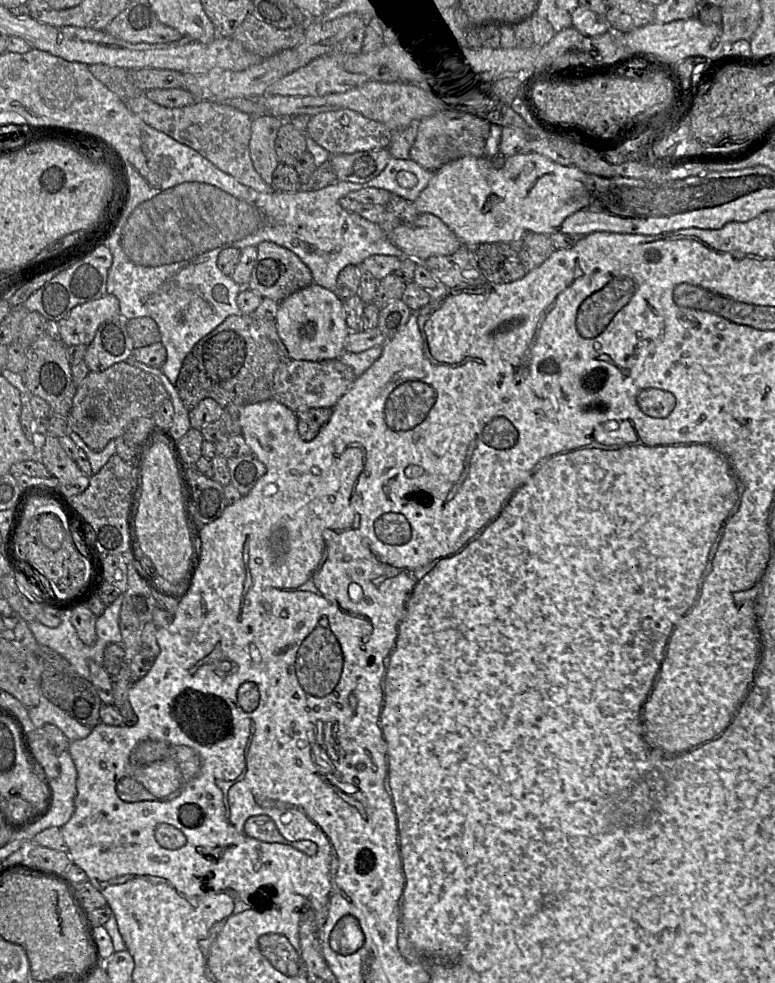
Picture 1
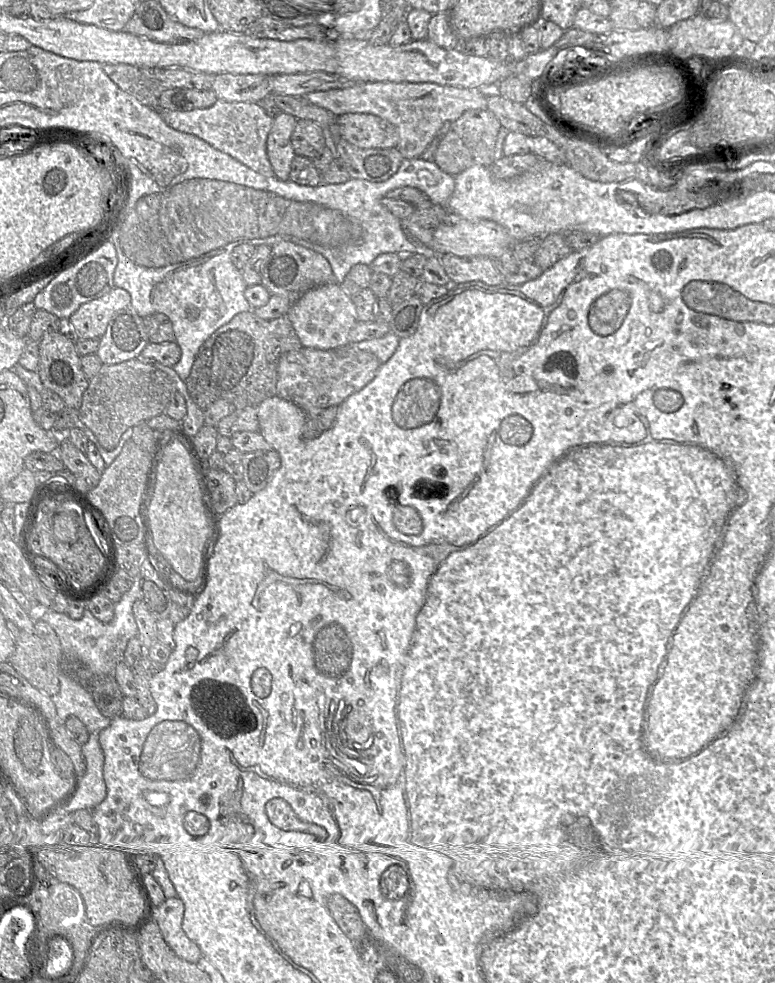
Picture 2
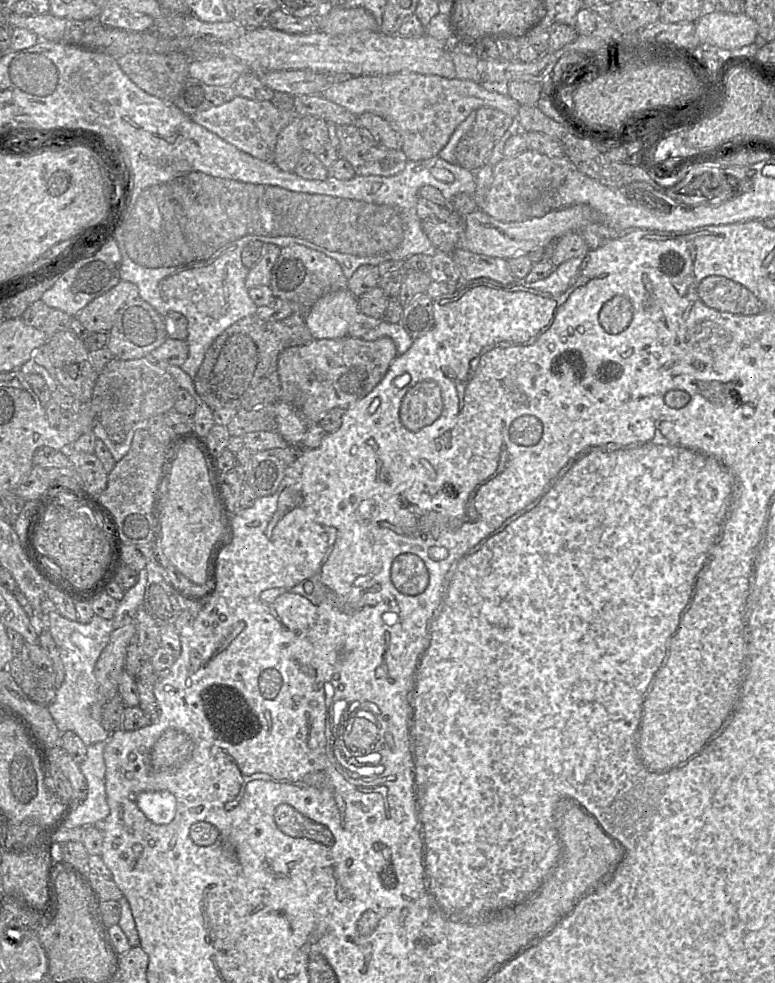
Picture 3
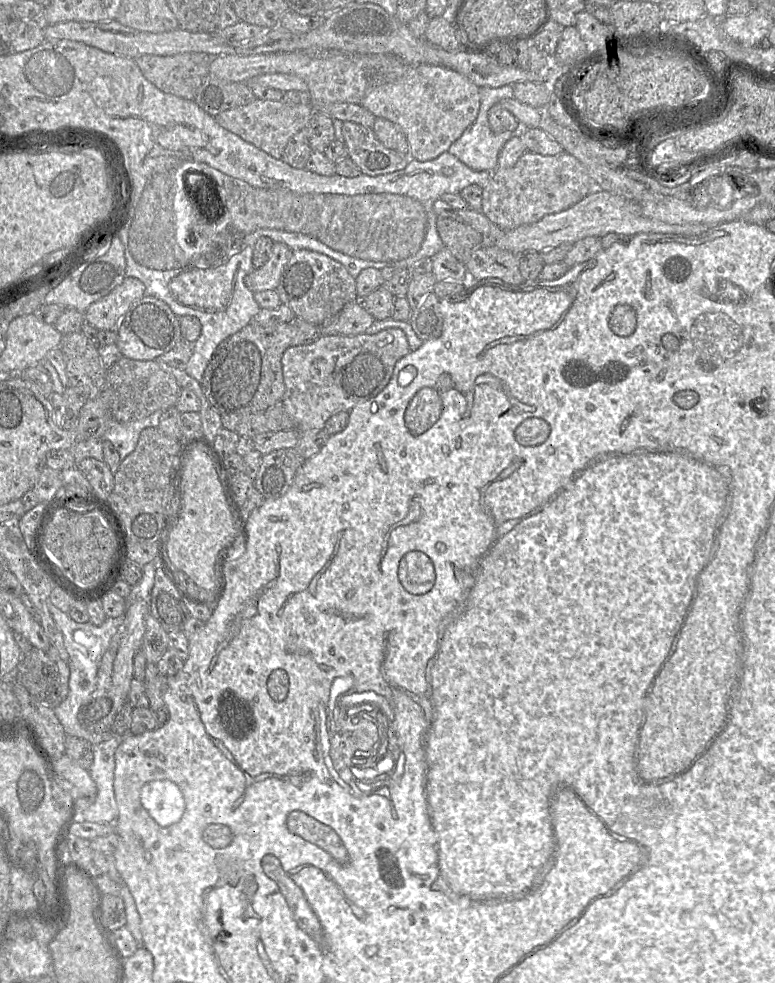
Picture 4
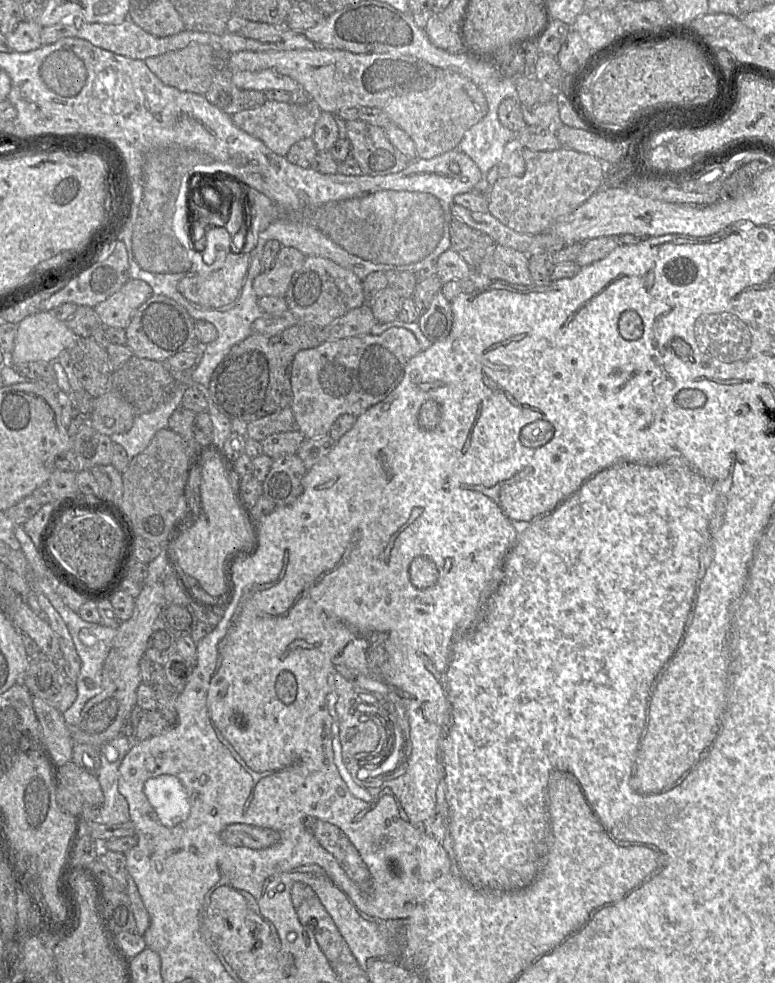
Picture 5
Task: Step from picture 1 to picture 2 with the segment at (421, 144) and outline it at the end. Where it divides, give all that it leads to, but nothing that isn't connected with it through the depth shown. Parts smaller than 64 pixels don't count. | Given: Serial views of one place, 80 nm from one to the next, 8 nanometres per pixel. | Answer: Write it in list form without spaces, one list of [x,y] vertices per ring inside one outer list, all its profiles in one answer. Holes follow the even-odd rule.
[[[467,110],[450,124],[443,135],[430,144],[421,158],[433,160],[443,172],[453,176],[474,165],[490,167],[494,163],[494,147],[501,127],[501,123],[491,111]]]

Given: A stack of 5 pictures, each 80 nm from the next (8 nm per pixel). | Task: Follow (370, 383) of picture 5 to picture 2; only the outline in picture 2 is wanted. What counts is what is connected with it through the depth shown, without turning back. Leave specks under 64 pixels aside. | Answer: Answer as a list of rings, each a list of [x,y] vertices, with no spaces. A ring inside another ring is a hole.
[[[354,343],[330,350],[301,347],[285,353],[280,358],[276,396],[297,405],[309,417],[330,406],[339,406],[347,397],[360,391],[375,377],[380,366],[381,362],[375,355],[360,350]]]

